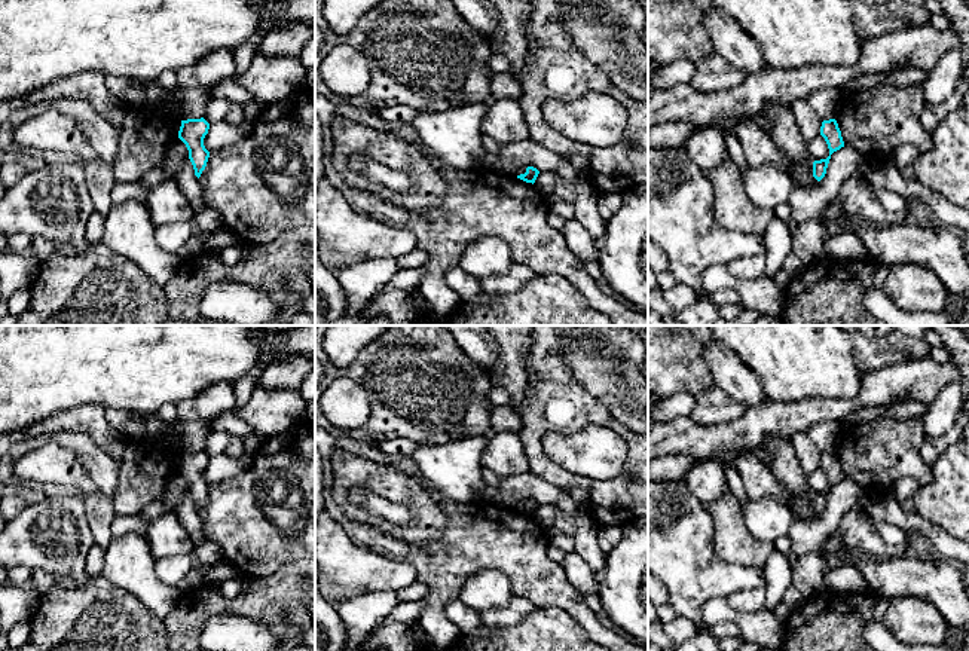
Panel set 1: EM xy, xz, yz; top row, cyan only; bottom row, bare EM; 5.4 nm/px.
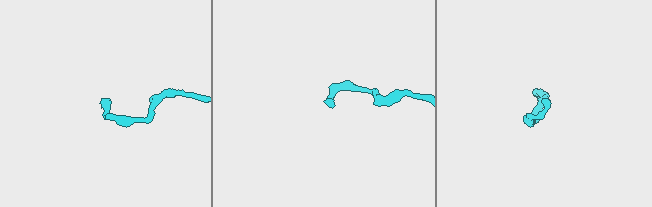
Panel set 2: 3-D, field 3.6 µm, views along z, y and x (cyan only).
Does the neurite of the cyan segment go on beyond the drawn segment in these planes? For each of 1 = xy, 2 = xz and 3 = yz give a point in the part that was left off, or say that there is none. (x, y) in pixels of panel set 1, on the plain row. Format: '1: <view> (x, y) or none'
1: none
2: none
3: none

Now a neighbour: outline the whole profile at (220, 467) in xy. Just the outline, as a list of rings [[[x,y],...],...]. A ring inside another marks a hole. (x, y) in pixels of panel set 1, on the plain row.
[[[226,453],[215,455],[210,458],[208,467],[204,471],[204,479],[210,486],[233,479],[250,467],[251,459],[253,458],[248,455],[239,458],[230,458]]]

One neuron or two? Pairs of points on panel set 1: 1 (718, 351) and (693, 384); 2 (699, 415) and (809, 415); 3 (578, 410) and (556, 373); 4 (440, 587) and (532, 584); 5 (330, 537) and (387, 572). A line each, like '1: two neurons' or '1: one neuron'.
1: two neurons
2: two neurons
3: one neuron
4: one neuron
5: one neuron

